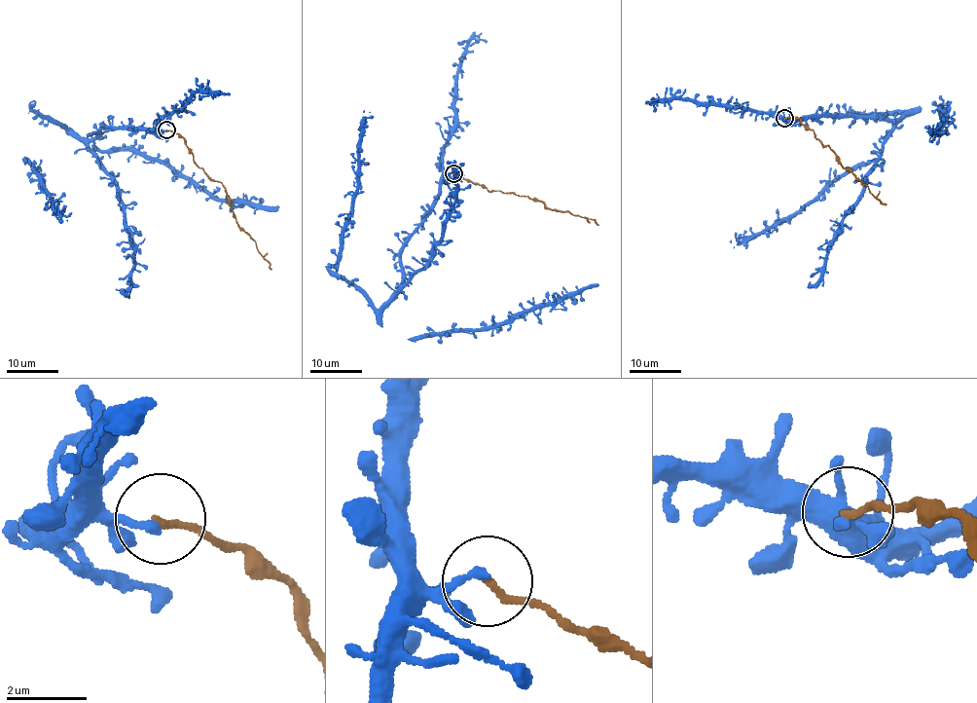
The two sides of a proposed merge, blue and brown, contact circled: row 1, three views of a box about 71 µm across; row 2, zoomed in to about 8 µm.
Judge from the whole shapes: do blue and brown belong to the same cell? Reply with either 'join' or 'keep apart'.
keep apart

